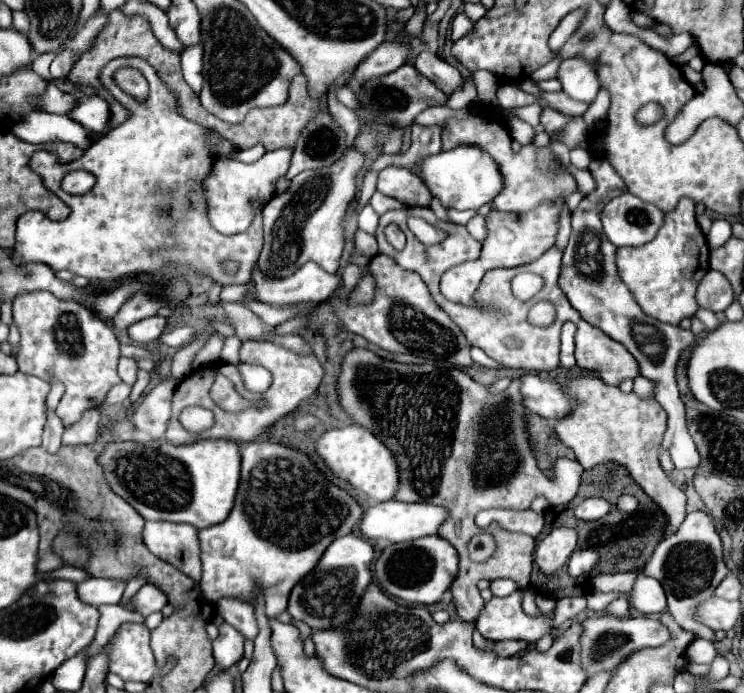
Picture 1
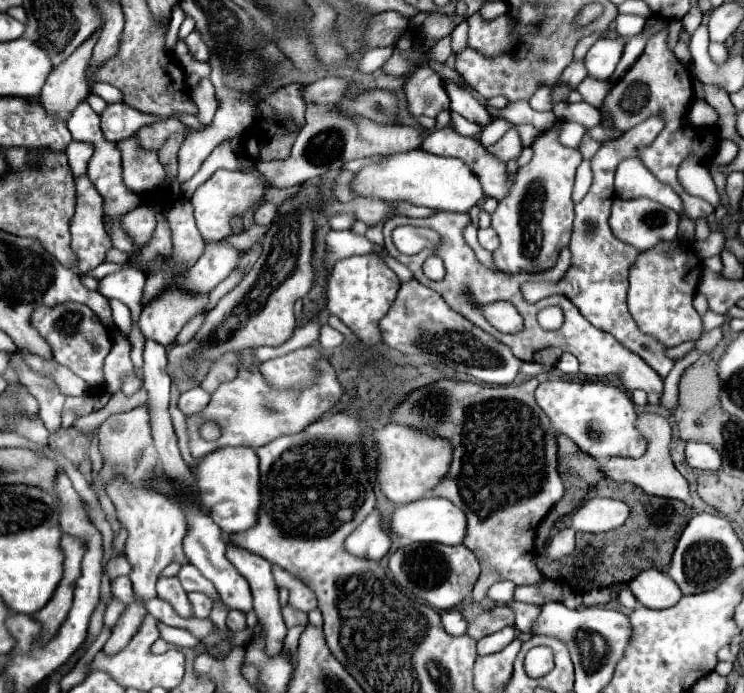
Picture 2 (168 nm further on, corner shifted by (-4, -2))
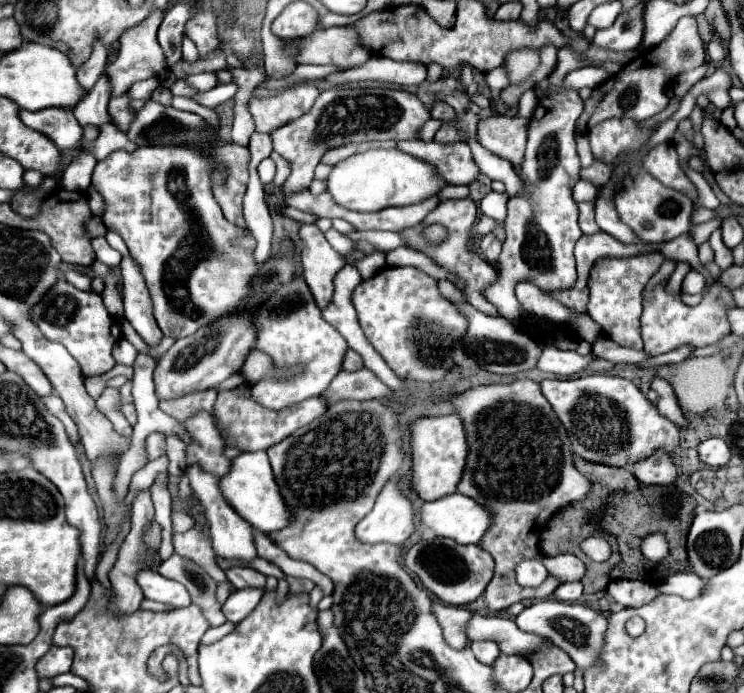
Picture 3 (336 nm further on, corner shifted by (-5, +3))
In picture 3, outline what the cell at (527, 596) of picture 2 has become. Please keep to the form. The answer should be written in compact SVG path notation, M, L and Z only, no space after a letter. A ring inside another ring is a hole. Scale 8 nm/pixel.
M571 582L571 584L561 584L553 596L557 600L563 600L563 602L577 602L583 594L583 584L581 582Z

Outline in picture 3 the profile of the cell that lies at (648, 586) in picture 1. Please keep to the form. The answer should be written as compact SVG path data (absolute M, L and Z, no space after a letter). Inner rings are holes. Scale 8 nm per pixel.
M679 572L679 574L671 574L667 576L661 584L659 584L659 590L663 594L679 594L683 598L697 598L701 594L705 586L705 580L699 578L697 574L685 574L685 572Z

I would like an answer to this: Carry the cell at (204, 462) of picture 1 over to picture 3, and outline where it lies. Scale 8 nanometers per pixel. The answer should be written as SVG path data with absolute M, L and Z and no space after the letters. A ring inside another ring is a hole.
M245 452L241 458L233 460L231 472L221 478L221 490L225 490L225 498L229 498L231 506L257 530L271 534L293 522L293 514L285 504L285 498L275 482L271 472L271 464L265 452Z

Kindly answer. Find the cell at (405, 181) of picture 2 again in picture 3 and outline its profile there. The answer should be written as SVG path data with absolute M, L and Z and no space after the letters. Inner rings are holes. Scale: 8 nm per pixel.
M393 148L393 150L367 150L333 166L327 178L327 192L333 200L349 210L377 212L389 206L407 206L421 202L445 188L445 180L437 178L433 166Z

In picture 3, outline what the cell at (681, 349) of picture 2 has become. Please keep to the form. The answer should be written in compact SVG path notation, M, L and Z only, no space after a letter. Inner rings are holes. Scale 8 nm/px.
M600 336L593 343L592 351L598 358L606 359L613 363L637 364L645 360L645 358L649 358L649 355L643 350L637 351L619 346L605 336Z

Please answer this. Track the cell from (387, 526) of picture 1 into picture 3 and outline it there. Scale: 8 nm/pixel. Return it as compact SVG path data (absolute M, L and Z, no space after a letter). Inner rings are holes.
M455 492L441 500L425 502L423 510L421 510L421 520L423 520L423 526L435 530L437 536L453 538L455 542L461 542L461 544L481 544L483 536L493 526L493 512L489 508L485 508L483 504L475 502L473 498Z

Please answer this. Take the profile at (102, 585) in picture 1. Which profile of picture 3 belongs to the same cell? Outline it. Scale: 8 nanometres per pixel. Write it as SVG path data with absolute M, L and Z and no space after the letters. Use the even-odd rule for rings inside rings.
M143 570L137 576L137 584L141 586L147 600L155 600L155 602L169 604L175 608L183 608L183 606L191 604L191 598L189 598L185 586L161 576L155 570Z

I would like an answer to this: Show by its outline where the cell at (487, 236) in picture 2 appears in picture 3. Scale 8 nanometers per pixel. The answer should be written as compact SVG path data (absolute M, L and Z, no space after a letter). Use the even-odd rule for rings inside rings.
M487 234L481 238L479 242L479 252L483 254L483 258L489 262L489 264L495 264L499 260L499 254L501 254L501 242L495 240L493 234Z

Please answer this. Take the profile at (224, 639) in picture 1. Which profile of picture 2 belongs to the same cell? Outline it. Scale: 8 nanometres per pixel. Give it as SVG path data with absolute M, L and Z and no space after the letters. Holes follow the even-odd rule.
M230 611L226 617L226 625L232 633L246 629L246 615L240 615L240 611Z

